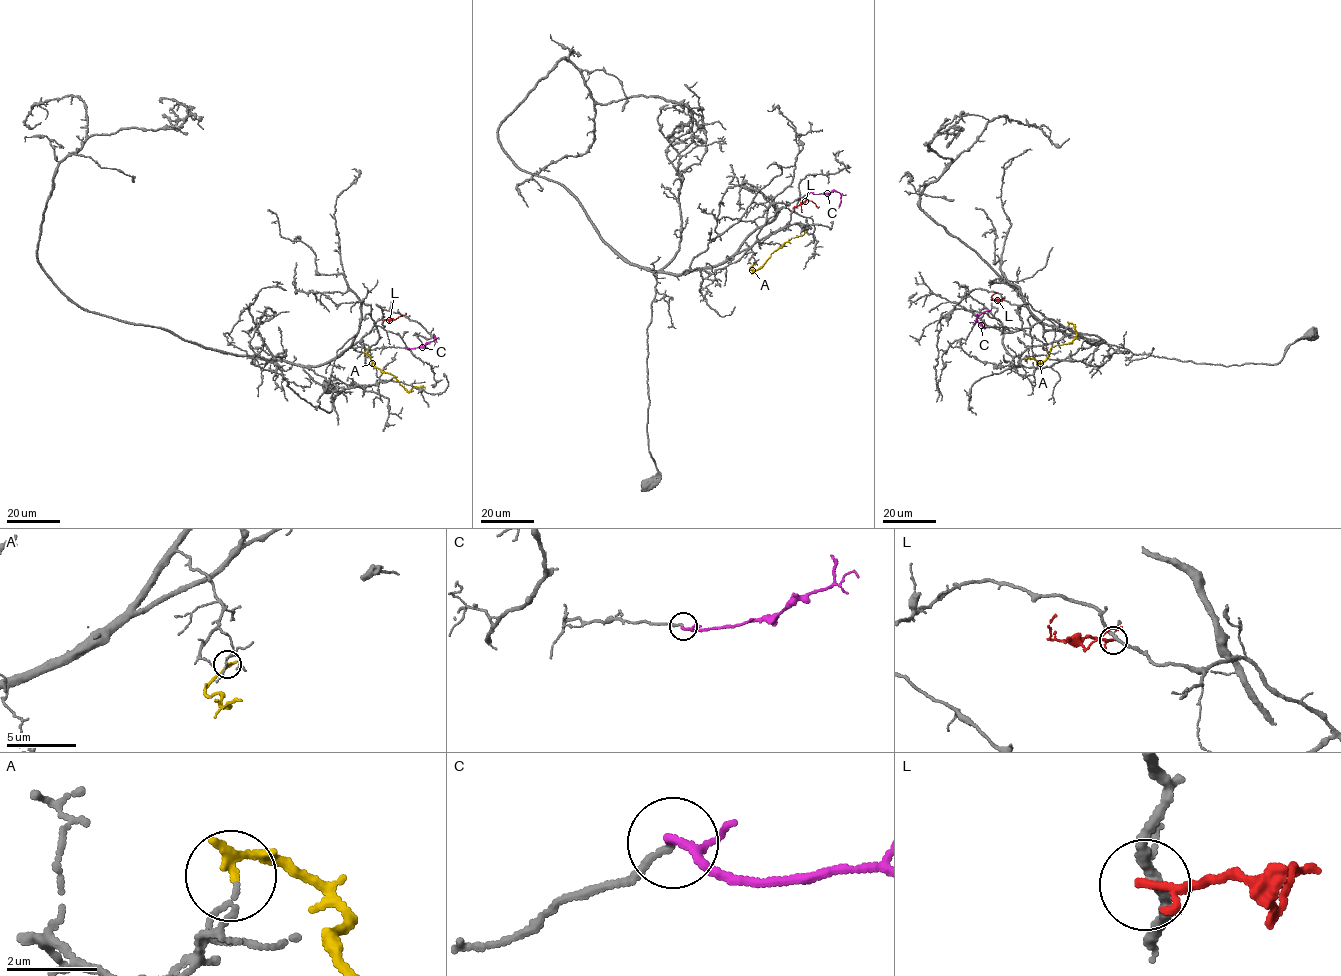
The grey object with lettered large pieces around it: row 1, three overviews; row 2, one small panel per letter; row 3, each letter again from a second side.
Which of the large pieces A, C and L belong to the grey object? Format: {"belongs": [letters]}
{"belongs": ["C"]}

